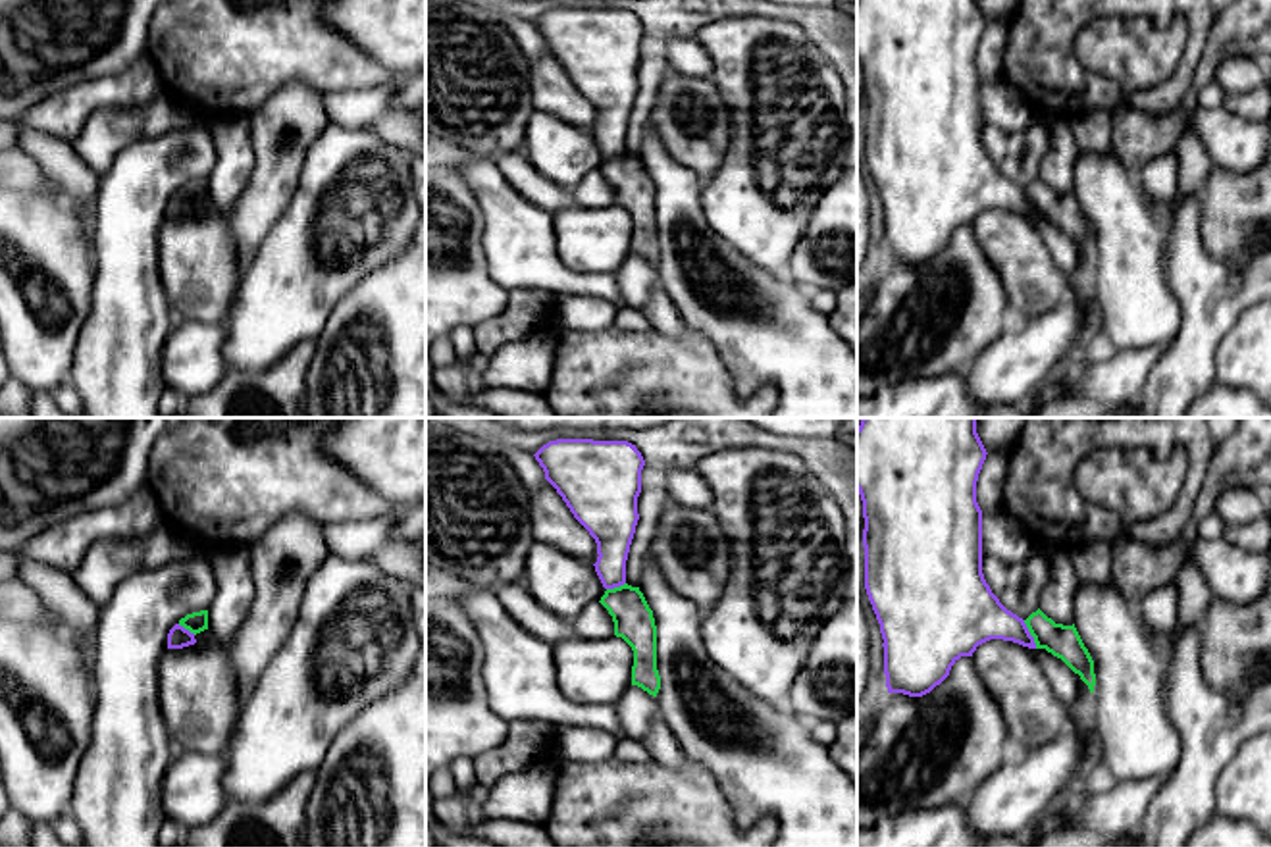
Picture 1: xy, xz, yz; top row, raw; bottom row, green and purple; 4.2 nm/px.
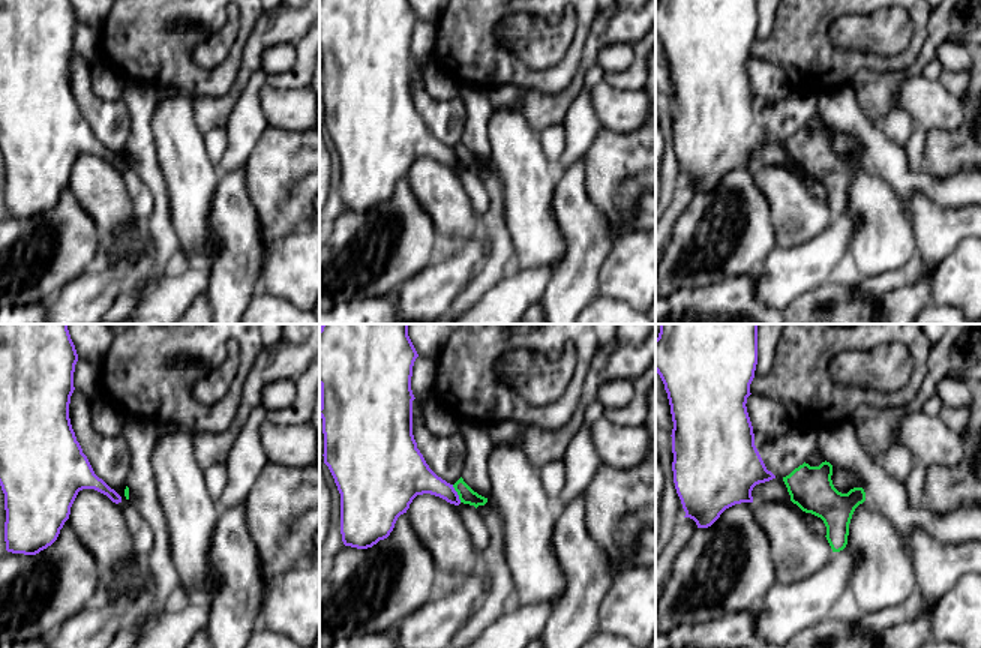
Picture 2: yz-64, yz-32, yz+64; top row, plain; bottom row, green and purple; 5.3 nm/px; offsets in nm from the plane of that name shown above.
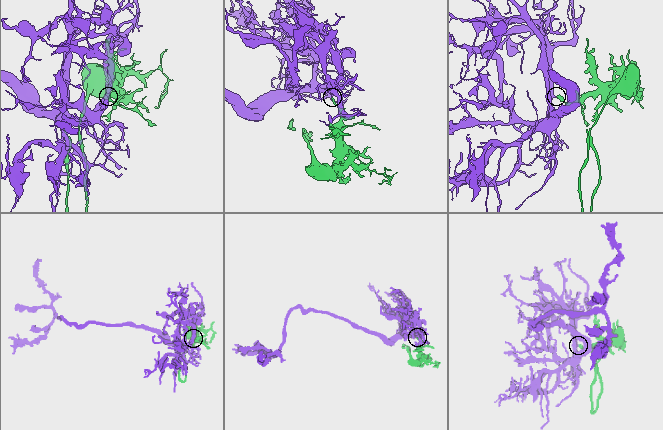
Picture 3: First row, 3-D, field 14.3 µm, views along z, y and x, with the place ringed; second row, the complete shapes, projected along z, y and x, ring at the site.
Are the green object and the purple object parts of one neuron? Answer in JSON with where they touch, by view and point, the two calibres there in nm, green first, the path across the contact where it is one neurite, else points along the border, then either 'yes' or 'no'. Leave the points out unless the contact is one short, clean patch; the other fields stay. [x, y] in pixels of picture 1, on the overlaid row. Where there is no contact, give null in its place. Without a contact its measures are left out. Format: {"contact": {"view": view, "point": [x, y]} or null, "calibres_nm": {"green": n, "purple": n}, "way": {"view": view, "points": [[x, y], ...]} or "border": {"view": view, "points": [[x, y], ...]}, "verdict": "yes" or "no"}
{"contact": {"view": "yz", "point": [1031, 634]}, "calibres_nm": {"green": 140, "purple": 240}, "border": {"view": "yz", "points": [[1023, 620], [1037, 647]]}, "verdict": "no"}

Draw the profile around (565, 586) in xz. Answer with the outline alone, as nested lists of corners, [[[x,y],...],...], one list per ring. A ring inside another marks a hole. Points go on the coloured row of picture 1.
[[[533,541],[528,552],[524,583],[541,606],[562,620],[574,620],[587,604],[599,603],[607,591],[591,562],[543,541]]]

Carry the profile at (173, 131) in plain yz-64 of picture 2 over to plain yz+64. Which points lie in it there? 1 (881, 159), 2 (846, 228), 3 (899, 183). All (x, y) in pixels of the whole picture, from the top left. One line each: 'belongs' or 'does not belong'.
1: does not belong
2: does not belong
3: does not belong

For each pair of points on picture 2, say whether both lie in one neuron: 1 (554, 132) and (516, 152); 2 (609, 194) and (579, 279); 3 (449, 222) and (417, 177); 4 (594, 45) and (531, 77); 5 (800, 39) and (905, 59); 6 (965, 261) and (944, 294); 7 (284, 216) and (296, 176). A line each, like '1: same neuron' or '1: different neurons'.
1: different neurons
2: different neurons
3: same neuron
4: different neurons
5: same neuron
6: same neuron
7: same neuron

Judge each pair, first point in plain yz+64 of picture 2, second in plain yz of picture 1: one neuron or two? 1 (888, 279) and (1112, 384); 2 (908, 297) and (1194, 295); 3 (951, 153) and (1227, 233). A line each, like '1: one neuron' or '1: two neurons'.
1: one neuron
2: one neuron
3: one neuron

